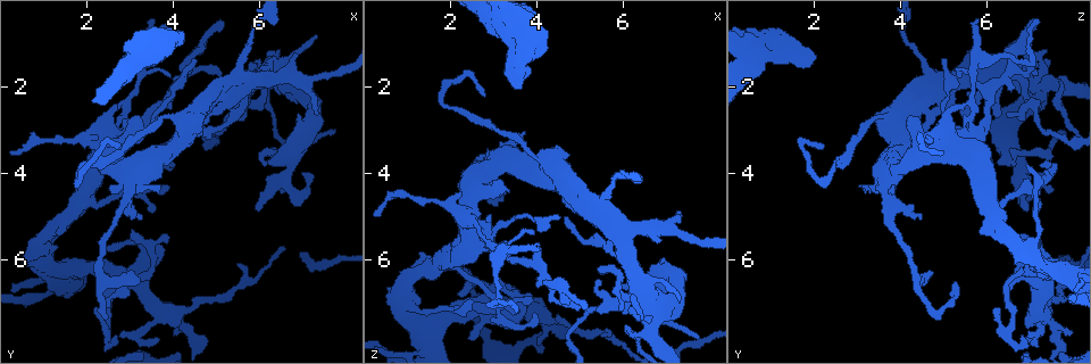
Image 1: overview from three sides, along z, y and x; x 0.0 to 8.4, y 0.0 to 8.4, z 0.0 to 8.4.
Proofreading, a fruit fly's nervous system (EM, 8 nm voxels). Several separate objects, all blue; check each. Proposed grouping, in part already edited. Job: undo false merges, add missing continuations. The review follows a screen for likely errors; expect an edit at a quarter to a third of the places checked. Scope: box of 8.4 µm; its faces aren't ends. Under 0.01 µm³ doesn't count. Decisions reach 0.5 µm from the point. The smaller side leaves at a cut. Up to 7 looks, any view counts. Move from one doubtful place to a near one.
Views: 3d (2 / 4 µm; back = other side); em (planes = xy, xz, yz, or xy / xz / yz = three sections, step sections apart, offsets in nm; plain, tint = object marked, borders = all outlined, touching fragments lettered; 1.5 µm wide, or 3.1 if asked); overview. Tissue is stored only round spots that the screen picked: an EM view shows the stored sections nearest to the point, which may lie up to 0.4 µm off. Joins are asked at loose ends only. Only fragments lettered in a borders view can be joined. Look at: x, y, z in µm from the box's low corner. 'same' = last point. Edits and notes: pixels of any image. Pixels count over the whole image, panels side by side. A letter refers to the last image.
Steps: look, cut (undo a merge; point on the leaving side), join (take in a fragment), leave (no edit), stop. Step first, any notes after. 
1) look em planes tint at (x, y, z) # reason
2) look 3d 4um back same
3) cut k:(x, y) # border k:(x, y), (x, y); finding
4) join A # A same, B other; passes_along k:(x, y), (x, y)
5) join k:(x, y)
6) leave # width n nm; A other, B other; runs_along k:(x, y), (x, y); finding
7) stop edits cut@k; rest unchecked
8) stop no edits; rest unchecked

look em planes borders at (2.85, 4.70, 3.65) # calibre changes

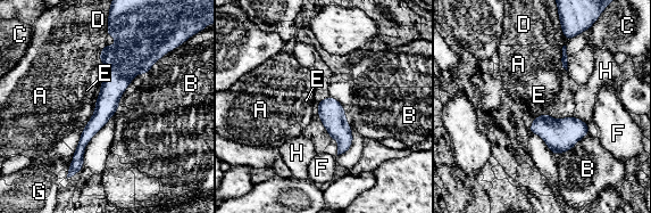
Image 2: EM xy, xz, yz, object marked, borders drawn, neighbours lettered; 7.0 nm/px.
leave # width 140 nm; A other, B other, C other, D other, E other, F other, G other, H other; all the same cell

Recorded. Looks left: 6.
look 3d 2um at (3.20, 6.50, 4.65) # an open end

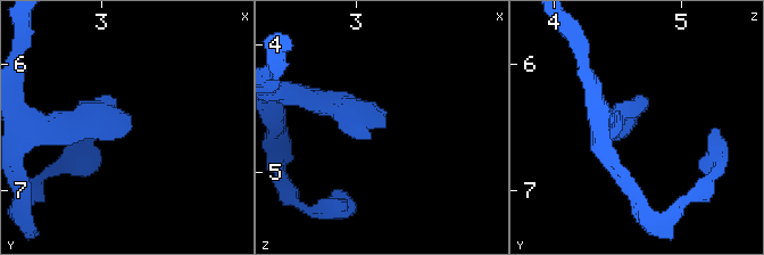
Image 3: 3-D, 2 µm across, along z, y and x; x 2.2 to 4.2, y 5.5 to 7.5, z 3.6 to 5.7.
look em xz step 4 borders at (3.24, 6.44, 4.62)

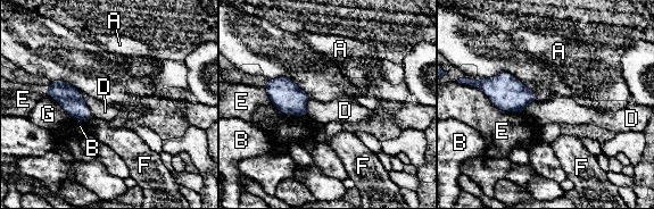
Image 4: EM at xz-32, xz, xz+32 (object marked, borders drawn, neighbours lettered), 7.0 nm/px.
look em planes borders same

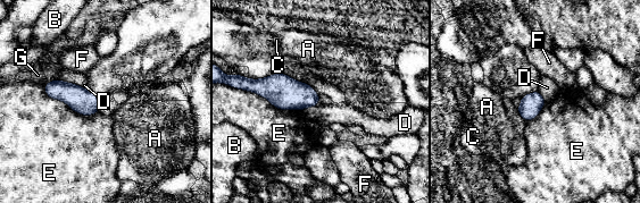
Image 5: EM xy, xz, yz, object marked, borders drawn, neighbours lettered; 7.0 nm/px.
leave # width 160 nm; A other, B other, C other, D other, E other, F other, G other; border 5:(320, 102), (302, 110); none of them fits

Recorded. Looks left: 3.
look em planes borders at (1.05, 3.25, 4.55) # sudden change in width

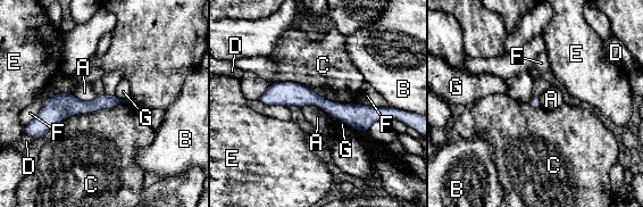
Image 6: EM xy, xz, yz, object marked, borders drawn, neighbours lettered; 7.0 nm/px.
leave # longest_contact C 650 nm; A other, B other, C other, D other, E other, F other, G other; border 6:(300, 107), (316, 105), (332, 116); all the same cell

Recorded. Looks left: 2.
stop no edits; rest unchecked

